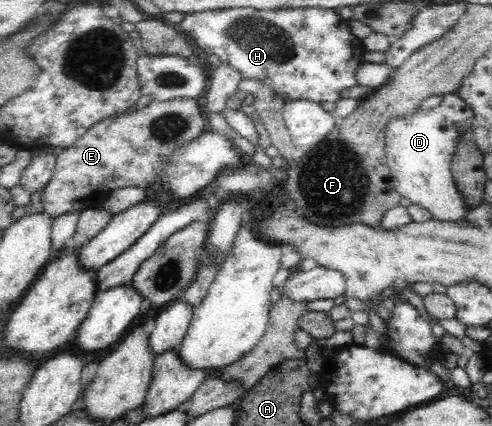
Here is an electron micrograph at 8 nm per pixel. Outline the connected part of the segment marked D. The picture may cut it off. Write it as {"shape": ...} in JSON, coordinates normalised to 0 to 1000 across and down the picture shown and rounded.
{"shape":[[[919,216],[900,223],[896,242],[880,256],[852,251],[837,268],[789,282],[783,362],[805,448],[821,477],[831,474],[866,491],[880,516],[929,521],[955,493],[927,439],[917,383],[929,319],[939,308],[955,312],[959,275],[957,254],[929,216]]]}

